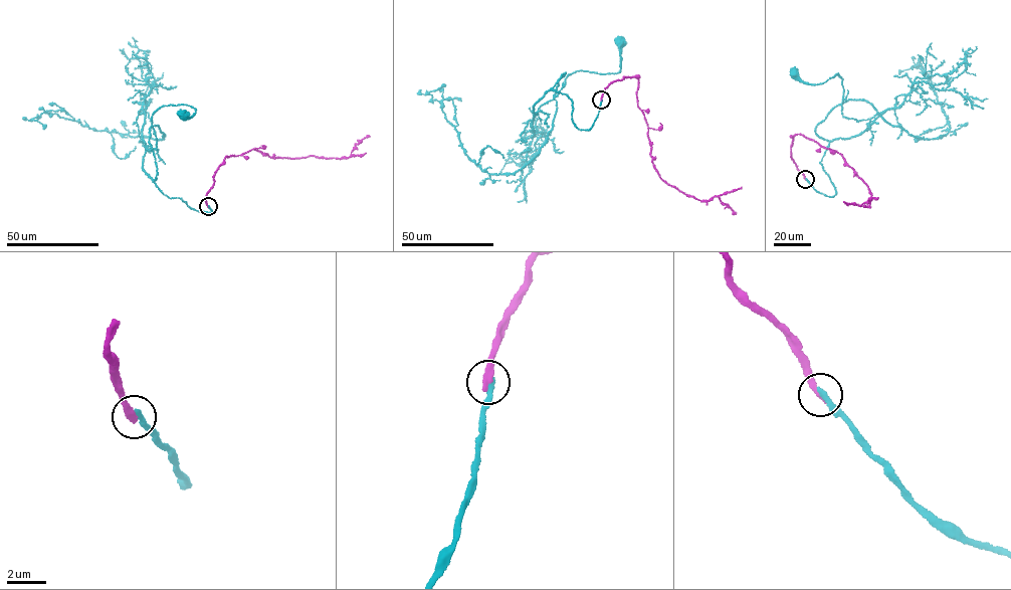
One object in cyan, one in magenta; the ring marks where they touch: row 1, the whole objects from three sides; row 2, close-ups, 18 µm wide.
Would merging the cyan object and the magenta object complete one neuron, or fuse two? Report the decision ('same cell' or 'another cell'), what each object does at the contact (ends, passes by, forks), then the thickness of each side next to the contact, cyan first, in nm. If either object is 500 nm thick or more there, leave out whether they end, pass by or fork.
another cell; cyan ends there; magenta ends there; 280 nm thick on the cyan side, 400 nm on the other

